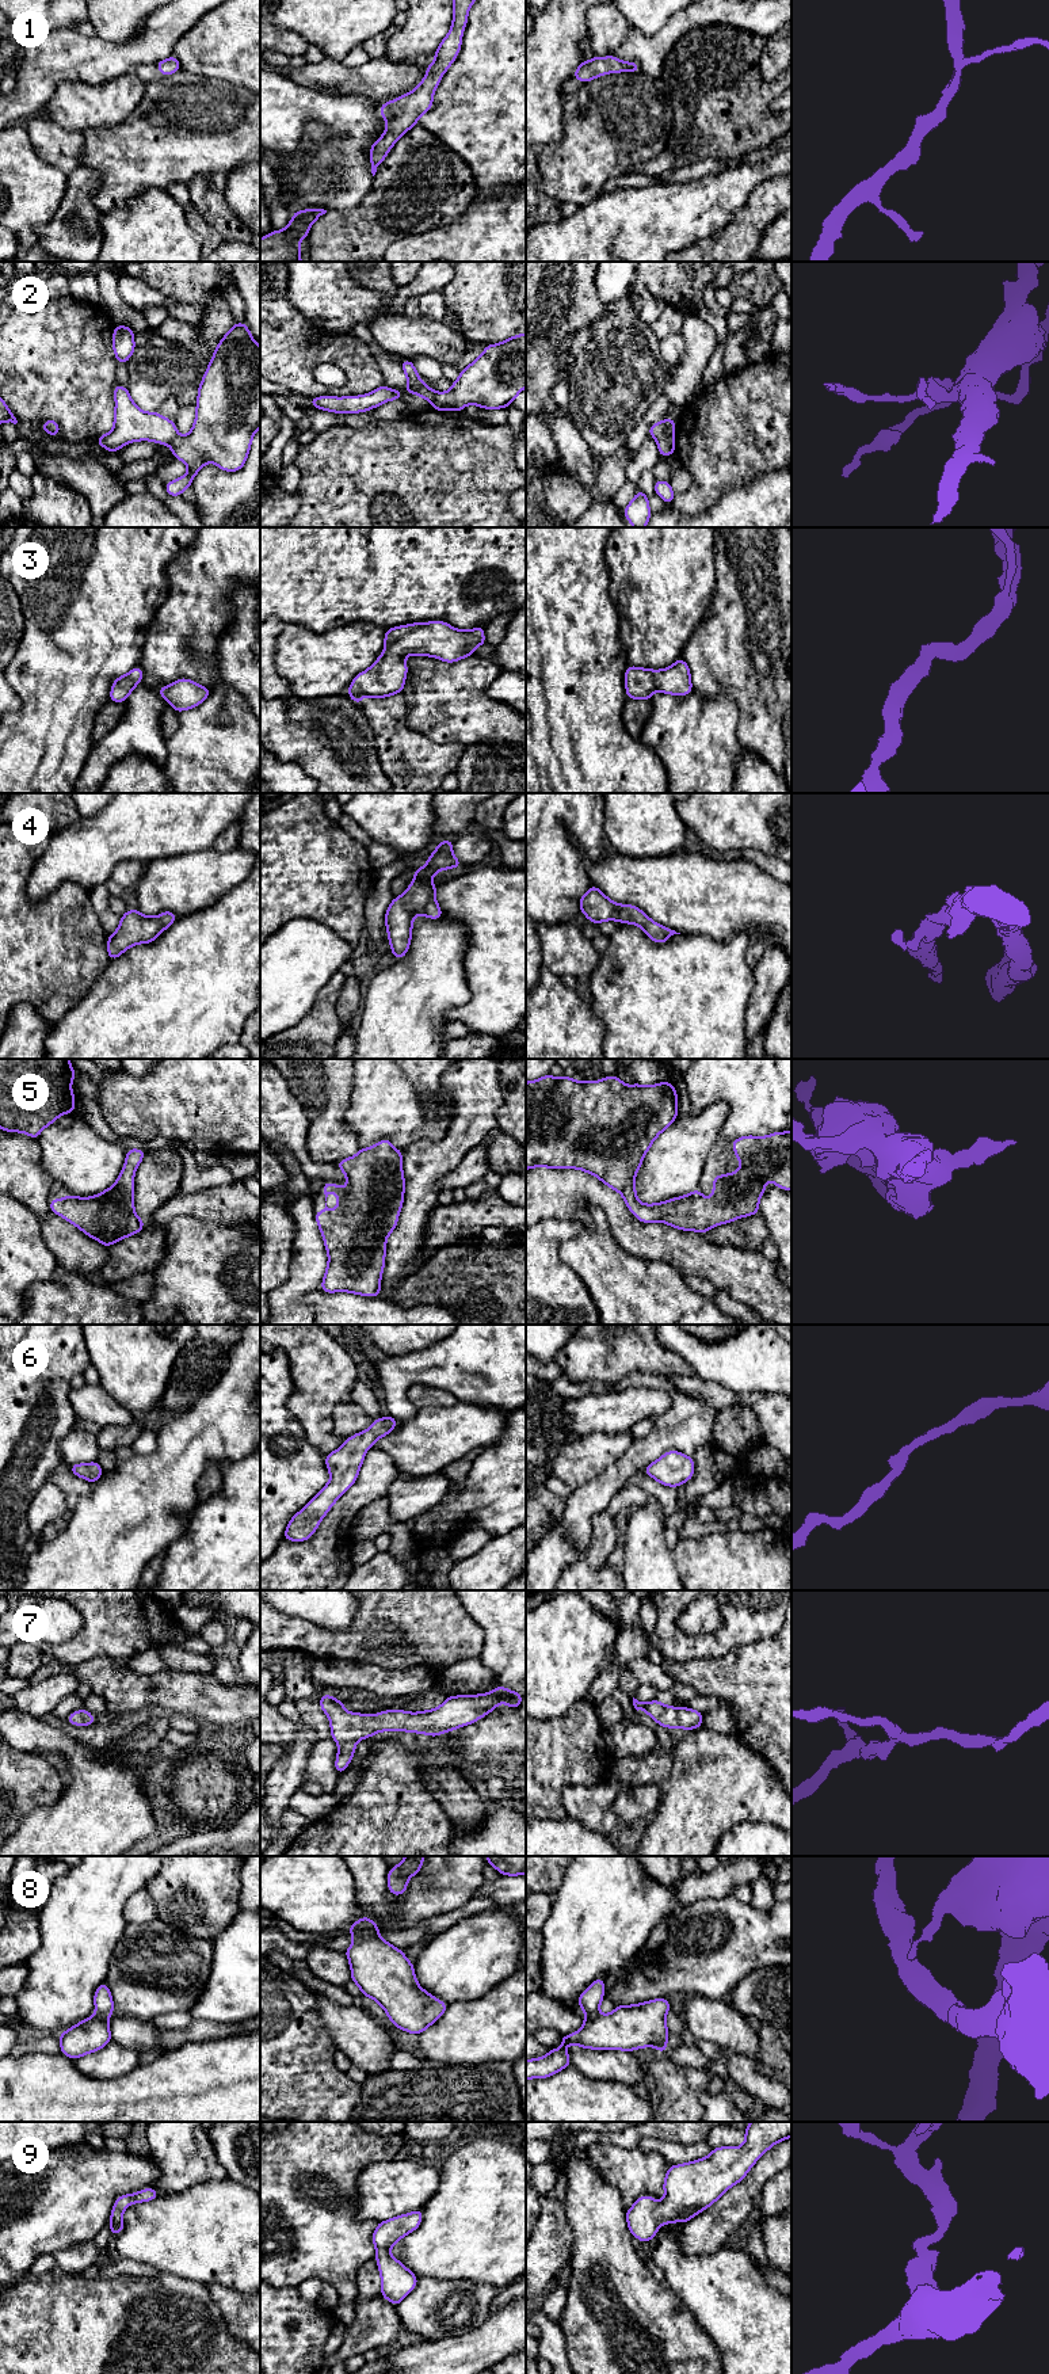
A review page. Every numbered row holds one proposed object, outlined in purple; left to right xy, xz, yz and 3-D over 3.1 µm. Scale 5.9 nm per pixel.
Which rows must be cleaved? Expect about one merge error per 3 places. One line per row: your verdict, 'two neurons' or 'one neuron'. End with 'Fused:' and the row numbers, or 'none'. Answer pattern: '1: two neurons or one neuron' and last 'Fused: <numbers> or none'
1: one neuron
2: two neurons
3: one neuron
4: one neuron
5: one neuron
6: one neuron
7: one neuron
8: two neurons
9: one neuron
Fused: 2, 8

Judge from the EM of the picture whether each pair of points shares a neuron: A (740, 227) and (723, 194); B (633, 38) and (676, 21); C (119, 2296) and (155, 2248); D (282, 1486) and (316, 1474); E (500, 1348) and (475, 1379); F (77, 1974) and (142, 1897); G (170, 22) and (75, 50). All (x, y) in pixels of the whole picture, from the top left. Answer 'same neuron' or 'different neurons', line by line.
A: different neurons
B: same neuron
C: different neurons
D: same neuron
E: same neuron
F: different neurons
G: same neuron

